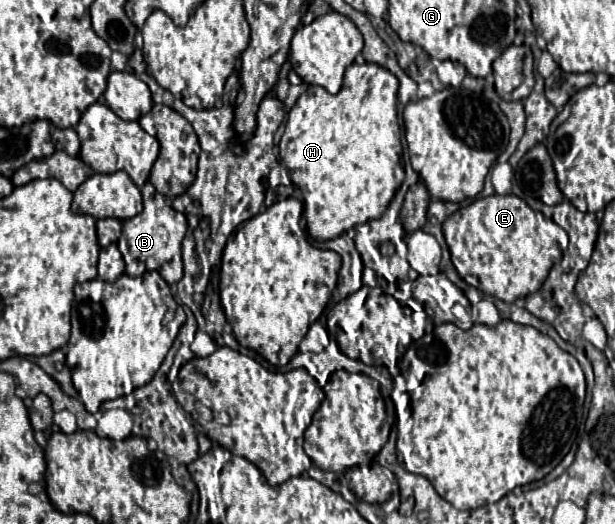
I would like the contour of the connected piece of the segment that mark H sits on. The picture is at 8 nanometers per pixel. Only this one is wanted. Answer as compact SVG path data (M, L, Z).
M352 63L346 69L342 89L336 95L330 95L320 85L310 85L290 109L284 135L278 144L279 158L288 169L292 183L302 191L308 233L314 239L334 239L354 225L378 219L404 181L404 169L400 165L402 143L396 115L396 93L398 79L390 71L376 63Z

